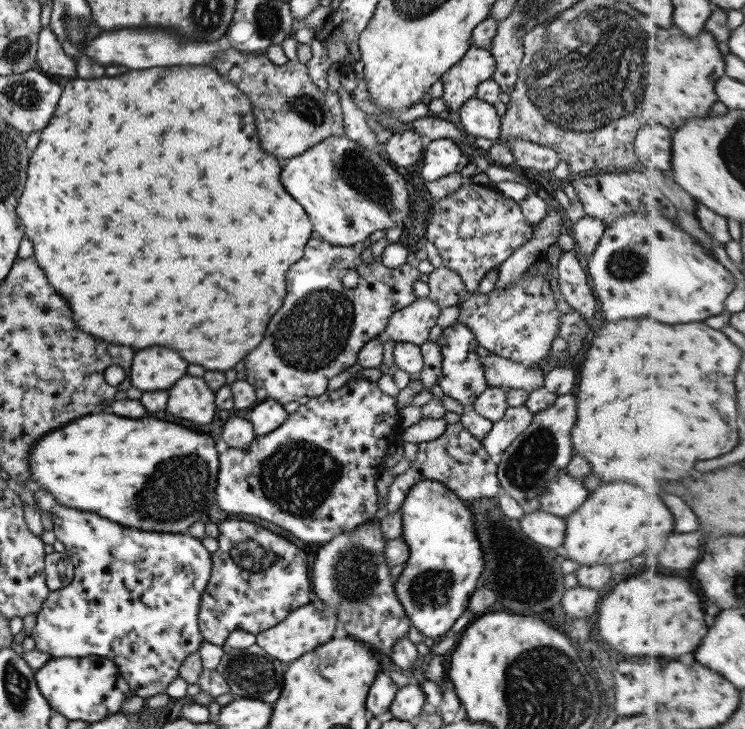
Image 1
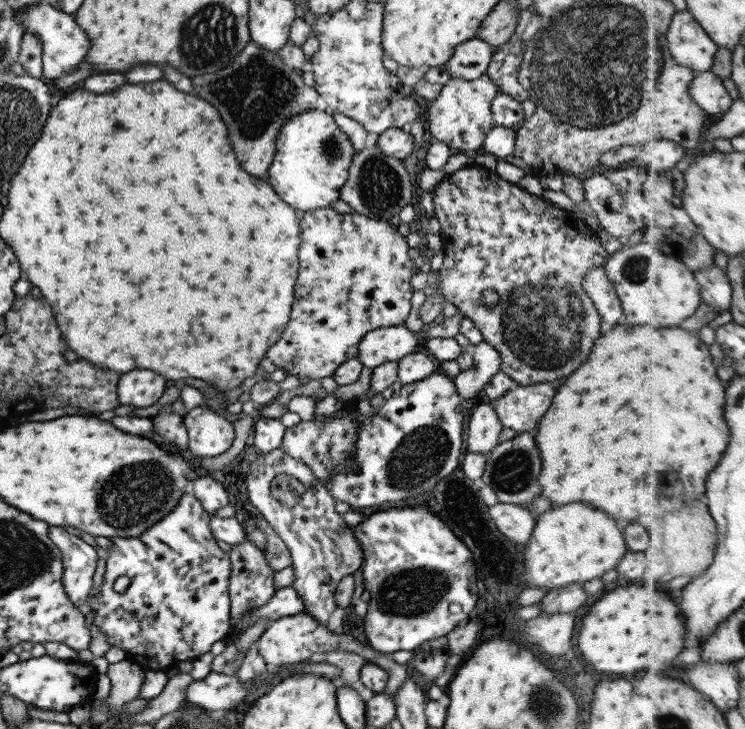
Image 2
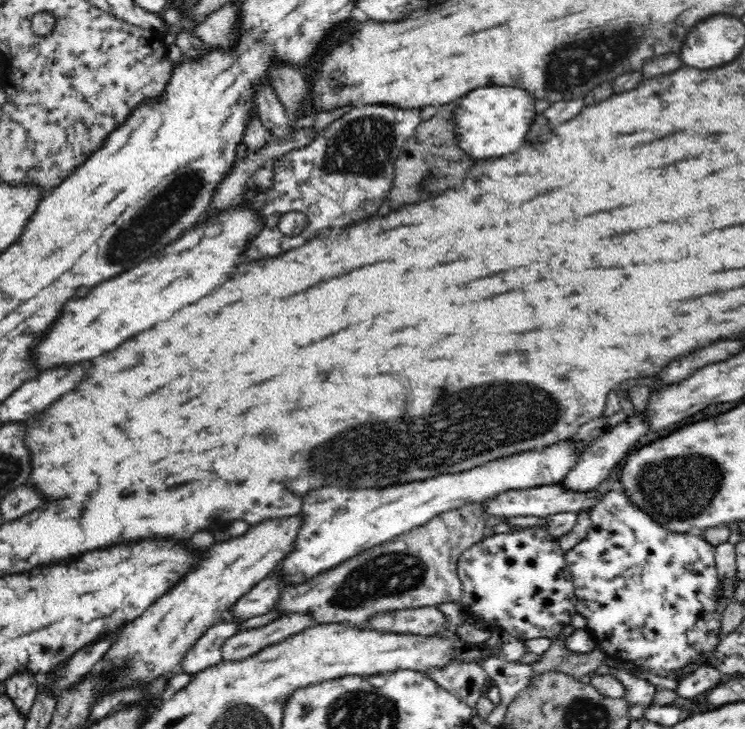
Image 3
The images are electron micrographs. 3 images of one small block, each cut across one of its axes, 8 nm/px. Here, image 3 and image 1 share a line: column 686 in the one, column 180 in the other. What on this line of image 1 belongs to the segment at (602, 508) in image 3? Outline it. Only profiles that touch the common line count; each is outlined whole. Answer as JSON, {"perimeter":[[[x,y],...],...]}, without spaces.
{"perimeter":[[[32,489],[33,500],[36,501],[38,510],[46,512],[52,522],[52,531],[55,538],[64,546],[64,553],[69,557],[73,566],[73,579],[70,584],[59,590],[50,591],[47,598],[36,612],[35,626],[28,636],[33,639],[34,648],[50,656],[49,658],[59,658],[67,656],[69,658],[81,658],[86,656],[100,656],[111,660],[119,669],[120,675],[128,681],[128,685],[133,691],[133,695],[143,698],[149,698],[159,693],[164,693],[167,685],[178,675],[178,668],[182,665],[184,658],[198,650],[203,637],[199,633],[197,615],[199,614],[199,600],[209,582],[211,576],[210,552],[203,548],[200,540],[189,536],[186,532],[168,533],[168,532],[149,532],[129,528],[116,522],[101,518],[92,512],[81,512],[61,506],[53,498],[50,492],[43,489]]]}

